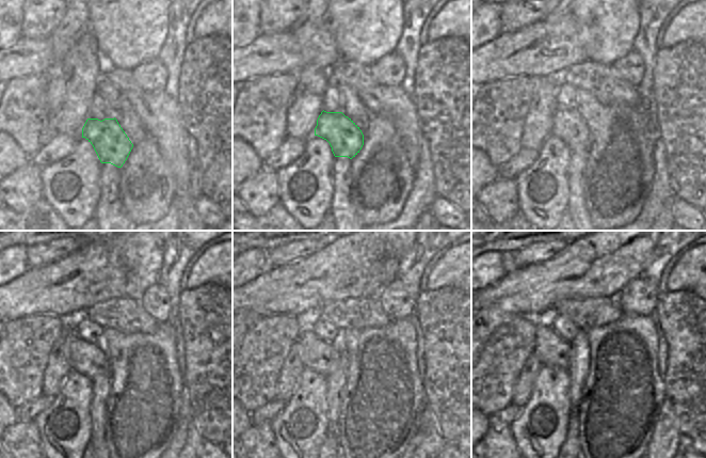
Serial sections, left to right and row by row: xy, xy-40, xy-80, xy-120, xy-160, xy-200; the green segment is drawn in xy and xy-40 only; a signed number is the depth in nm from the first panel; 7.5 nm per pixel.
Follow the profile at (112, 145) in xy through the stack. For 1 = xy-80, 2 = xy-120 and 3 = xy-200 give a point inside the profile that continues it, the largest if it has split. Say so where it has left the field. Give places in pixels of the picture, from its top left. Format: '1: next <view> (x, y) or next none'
1: next xy-80 (568, 125)
2: next xy-120 (89, 359)
3: next xy-200 (551, 350)

